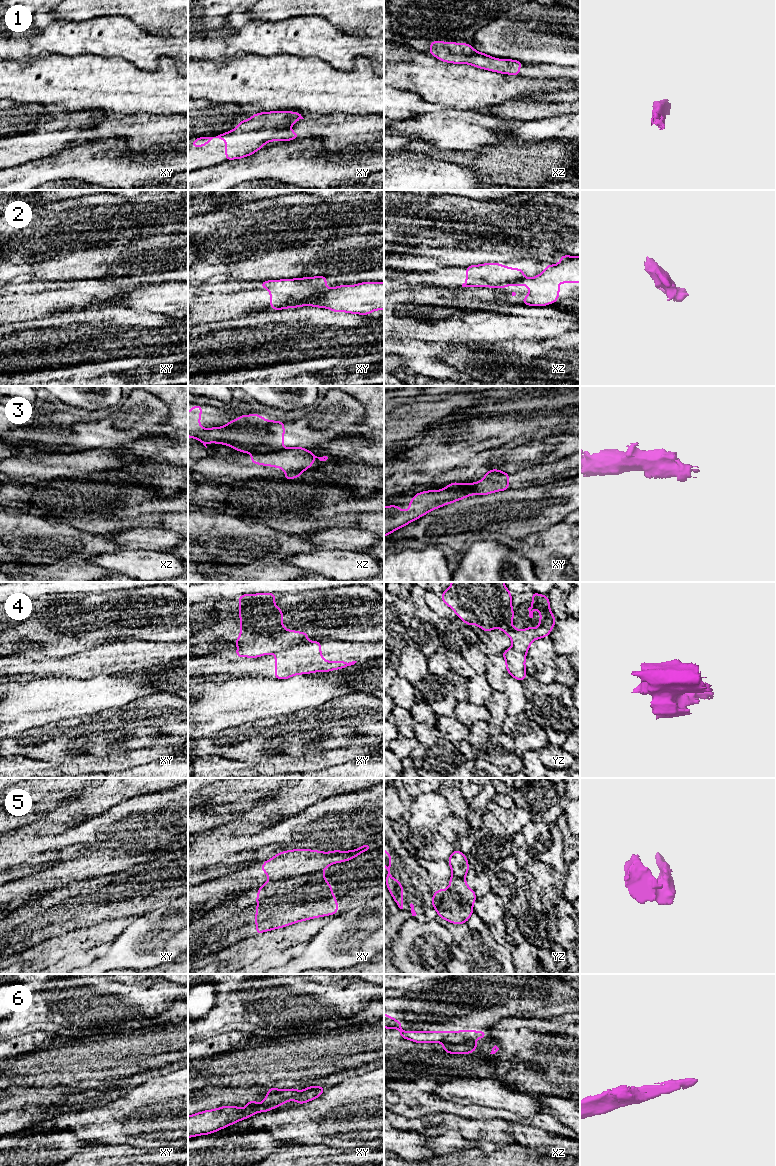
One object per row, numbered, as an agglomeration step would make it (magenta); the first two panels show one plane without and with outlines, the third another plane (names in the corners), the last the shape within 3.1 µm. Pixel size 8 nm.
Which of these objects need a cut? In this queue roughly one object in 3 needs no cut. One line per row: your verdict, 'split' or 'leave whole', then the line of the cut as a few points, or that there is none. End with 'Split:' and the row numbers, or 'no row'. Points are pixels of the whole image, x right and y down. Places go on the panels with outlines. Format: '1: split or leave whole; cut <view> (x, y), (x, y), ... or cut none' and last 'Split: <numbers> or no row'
1: leave whole; cut none
2: split; cut xz (523, 278), (517, 281), (504, 282), (499, 286)
3: split; cut xz (282, 448), (271, 452), (251, 453)
4: split; cut xy (307, 641), (277, 650), (274, 653)
5: split; cut xy (323, 868), (317, 871), (269, 881)
6: split; cut xz (473, 1040), (461, 1043), (442, 1043)
Split: 2, 3, 4, 5, 6

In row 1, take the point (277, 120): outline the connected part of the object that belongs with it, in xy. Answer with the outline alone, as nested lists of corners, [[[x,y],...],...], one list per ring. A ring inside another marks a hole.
[[[287,110],[261,112],[239,122],[231,131],[199,137],[190,146],[204,147],[212,139],[224,139],[226,161],[241,159],[254,154],[268,142],[290,141],[298,138],[300,135],[289,128],[300,119],[304,118],[299,112]]]

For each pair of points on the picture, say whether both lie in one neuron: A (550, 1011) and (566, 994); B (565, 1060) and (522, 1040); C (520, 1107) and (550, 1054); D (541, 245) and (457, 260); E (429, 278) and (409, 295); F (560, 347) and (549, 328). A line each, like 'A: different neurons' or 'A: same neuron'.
A: different neurons
B: same neuron
C: different neurons
D: same neuron
E: same neuron
F: different neurons

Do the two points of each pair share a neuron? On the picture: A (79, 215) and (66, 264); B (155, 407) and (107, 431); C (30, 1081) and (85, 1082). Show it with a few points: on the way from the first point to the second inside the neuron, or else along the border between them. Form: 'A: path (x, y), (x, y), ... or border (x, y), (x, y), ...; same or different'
A: border (92, 248), (74, 250), (64, 256), (53, 259); different
B: path (145, 417), (130, 432), (119, 432); same
C: path (44, 1079), (71, 1079); same

